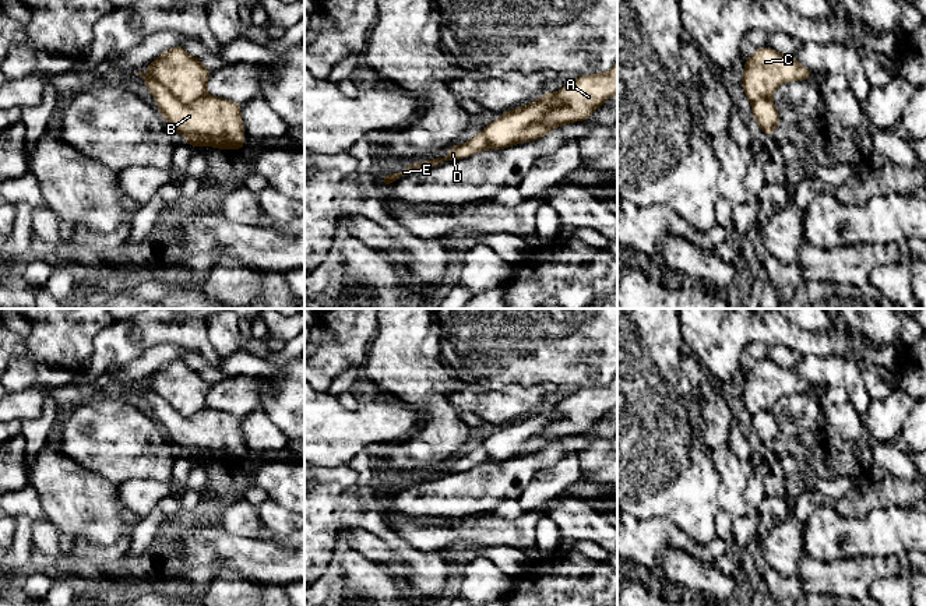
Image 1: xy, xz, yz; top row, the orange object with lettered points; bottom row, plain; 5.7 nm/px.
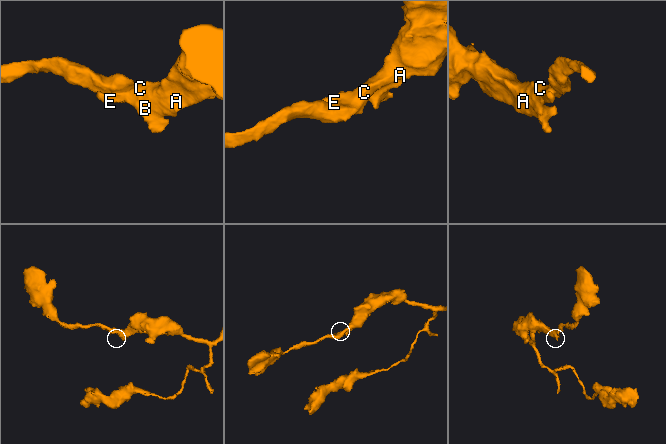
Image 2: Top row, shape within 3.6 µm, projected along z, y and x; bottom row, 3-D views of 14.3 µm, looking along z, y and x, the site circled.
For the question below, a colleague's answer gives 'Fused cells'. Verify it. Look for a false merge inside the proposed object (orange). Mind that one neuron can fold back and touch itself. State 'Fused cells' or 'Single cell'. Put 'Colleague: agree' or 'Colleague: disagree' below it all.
Fused cells
Colleague: agree

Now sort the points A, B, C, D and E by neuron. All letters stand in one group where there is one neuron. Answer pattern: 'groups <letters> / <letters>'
groups A B D E / C

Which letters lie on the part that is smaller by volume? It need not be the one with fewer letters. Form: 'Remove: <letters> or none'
Remove: A, B, D, E

